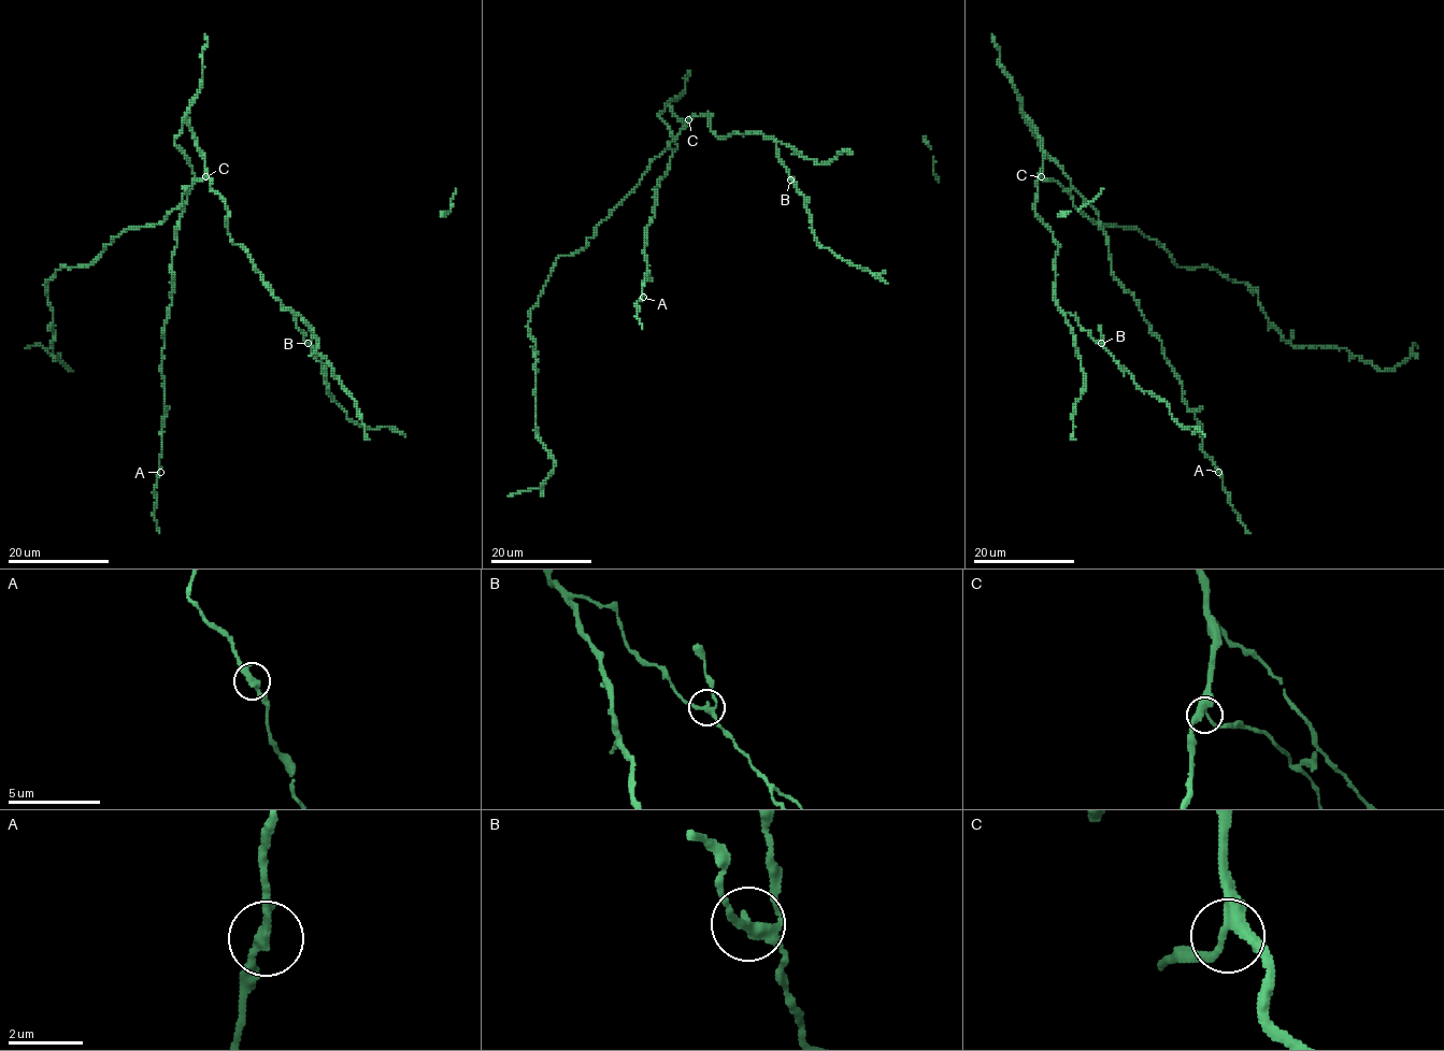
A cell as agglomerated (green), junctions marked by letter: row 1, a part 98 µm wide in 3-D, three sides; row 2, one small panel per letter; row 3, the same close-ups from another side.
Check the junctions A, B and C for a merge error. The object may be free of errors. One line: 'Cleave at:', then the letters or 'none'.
Cleave at: none

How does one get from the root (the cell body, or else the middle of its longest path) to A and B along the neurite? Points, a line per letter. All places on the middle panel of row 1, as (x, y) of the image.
A: (688, 119), (683, 121), (667, 105), (657, 117), (668, 126), (676, 147), (654, 190), (643, 297)
B: (688, 119), (711, 114), (710, 128), (718, 137), (738, 132), (761, 133), (772, 139), (790, 180)

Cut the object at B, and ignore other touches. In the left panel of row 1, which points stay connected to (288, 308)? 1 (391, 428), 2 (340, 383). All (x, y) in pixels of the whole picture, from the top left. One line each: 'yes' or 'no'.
1: no
2: yes

